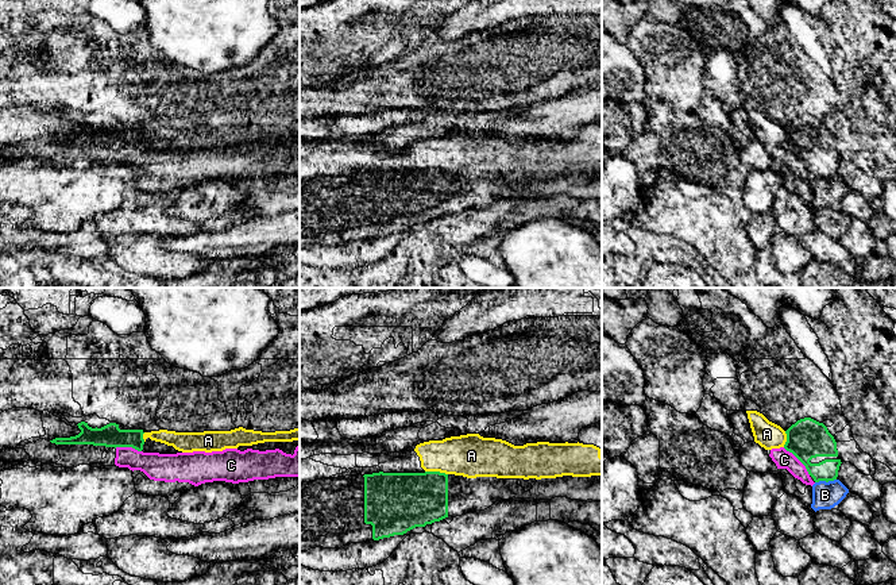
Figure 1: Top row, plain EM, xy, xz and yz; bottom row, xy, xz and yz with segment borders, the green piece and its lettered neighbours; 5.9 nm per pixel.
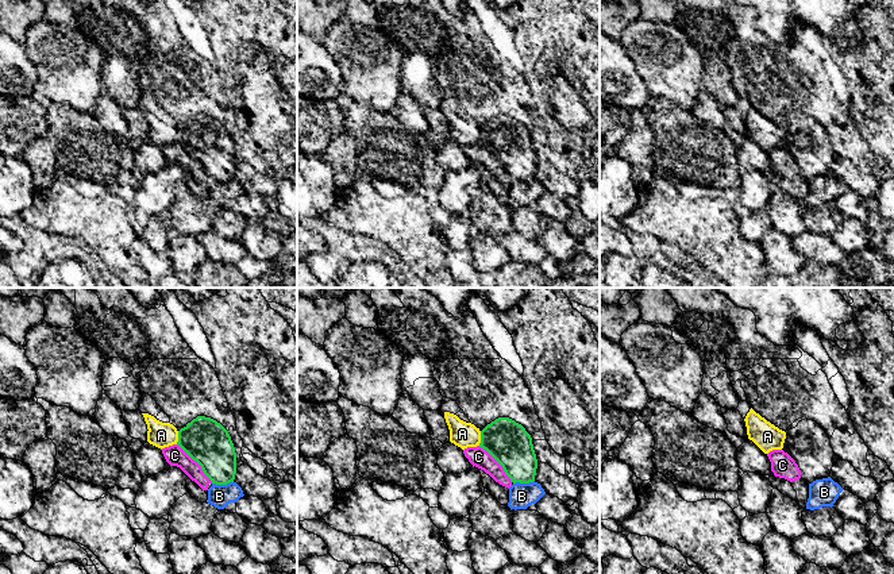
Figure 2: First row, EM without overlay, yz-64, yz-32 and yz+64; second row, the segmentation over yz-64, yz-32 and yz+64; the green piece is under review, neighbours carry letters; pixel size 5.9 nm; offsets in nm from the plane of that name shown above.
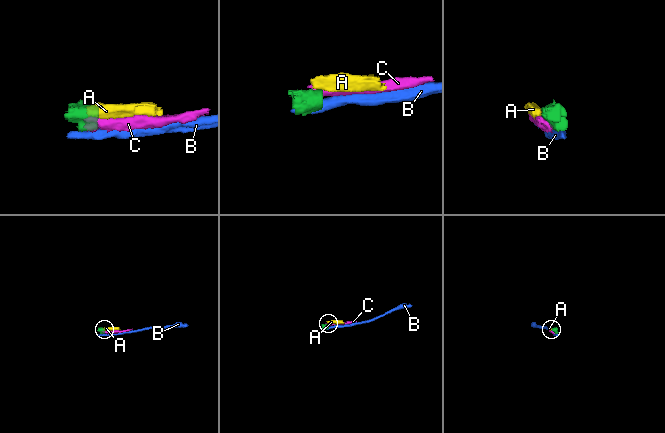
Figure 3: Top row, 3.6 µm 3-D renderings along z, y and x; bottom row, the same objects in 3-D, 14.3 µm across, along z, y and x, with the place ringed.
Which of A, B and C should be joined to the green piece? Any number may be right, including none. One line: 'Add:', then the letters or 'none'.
Add: none

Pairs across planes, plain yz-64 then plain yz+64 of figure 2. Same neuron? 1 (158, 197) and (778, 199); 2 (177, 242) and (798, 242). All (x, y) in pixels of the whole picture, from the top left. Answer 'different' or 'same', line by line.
1: different
2: different

